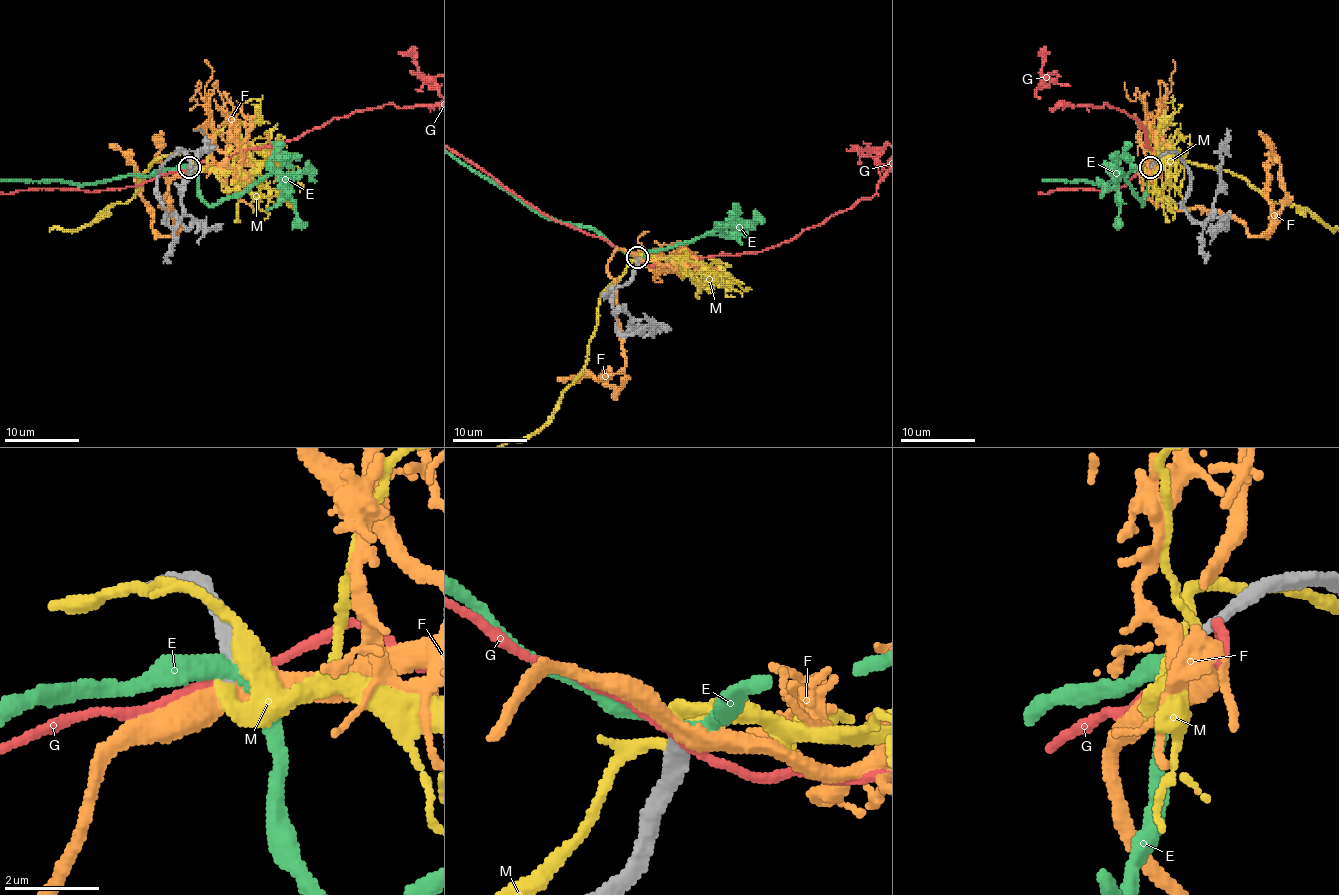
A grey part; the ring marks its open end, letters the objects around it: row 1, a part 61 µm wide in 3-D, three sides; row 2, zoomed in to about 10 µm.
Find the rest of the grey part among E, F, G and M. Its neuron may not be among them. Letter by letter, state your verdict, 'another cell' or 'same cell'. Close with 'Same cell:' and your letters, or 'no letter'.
E: another cell
F: another cell
G: another cell
M: same cell
Same cell: M

